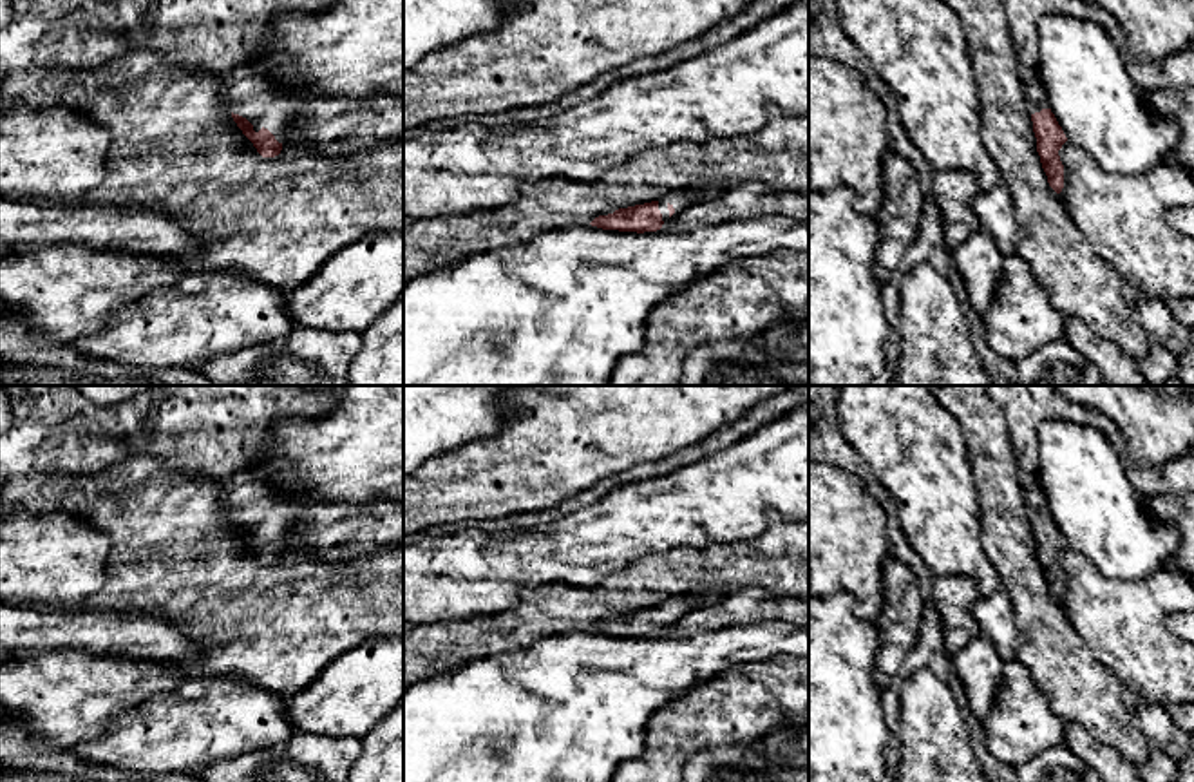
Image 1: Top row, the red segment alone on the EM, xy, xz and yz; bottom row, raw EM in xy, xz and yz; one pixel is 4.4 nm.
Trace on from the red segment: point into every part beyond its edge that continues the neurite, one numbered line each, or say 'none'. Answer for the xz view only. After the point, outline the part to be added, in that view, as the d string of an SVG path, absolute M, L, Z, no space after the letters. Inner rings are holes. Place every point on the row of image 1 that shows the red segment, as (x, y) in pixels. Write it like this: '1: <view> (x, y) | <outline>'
1: xz (681, 200) | M677 190L666 199L659 199L659 210L662 214L662 221L666 223L669 219L669 210L668 206L671 205L677 212L682 212L689 205L695 205L702 199L700 190Z

